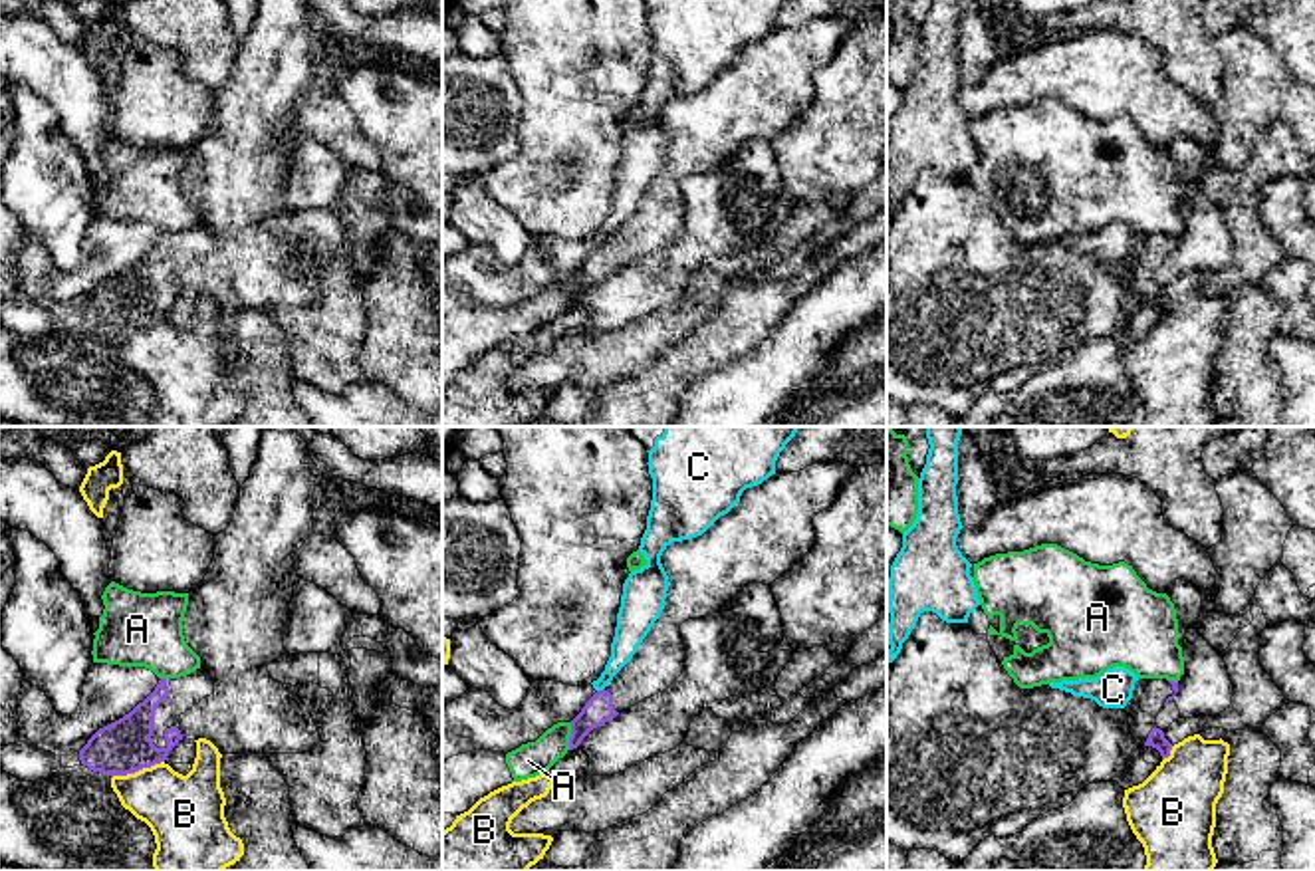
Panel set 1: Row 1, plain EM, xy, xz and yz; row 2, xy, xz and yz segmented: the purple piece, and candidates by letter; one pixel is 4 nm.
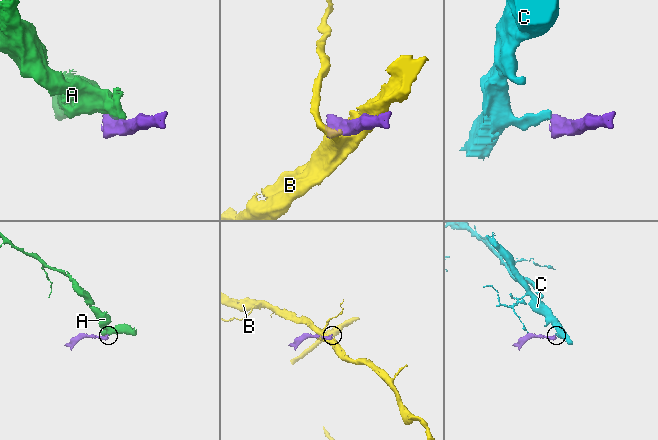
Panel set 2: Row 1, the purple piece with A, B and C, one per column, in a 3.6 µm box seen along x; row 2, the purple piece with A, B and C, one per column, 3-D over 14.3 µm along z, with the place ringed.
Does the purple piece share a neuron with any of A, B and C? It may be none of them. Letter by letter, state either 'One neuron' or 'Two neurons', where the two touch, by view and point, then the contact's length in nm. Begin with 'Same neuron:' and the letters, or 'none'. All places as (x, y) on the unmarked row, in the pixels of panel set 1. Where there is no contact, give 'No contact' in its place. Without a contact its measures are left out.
Same neuron: none
A: Two neurons. Touches purple at xz (570, 292). Shared border 110 nm
B: Two neurons. Touches purple at xy (137, 326). Shared border 220 nm
C: Two neurons. Touches purple at xz (599, 247). Shared border 40 nm

